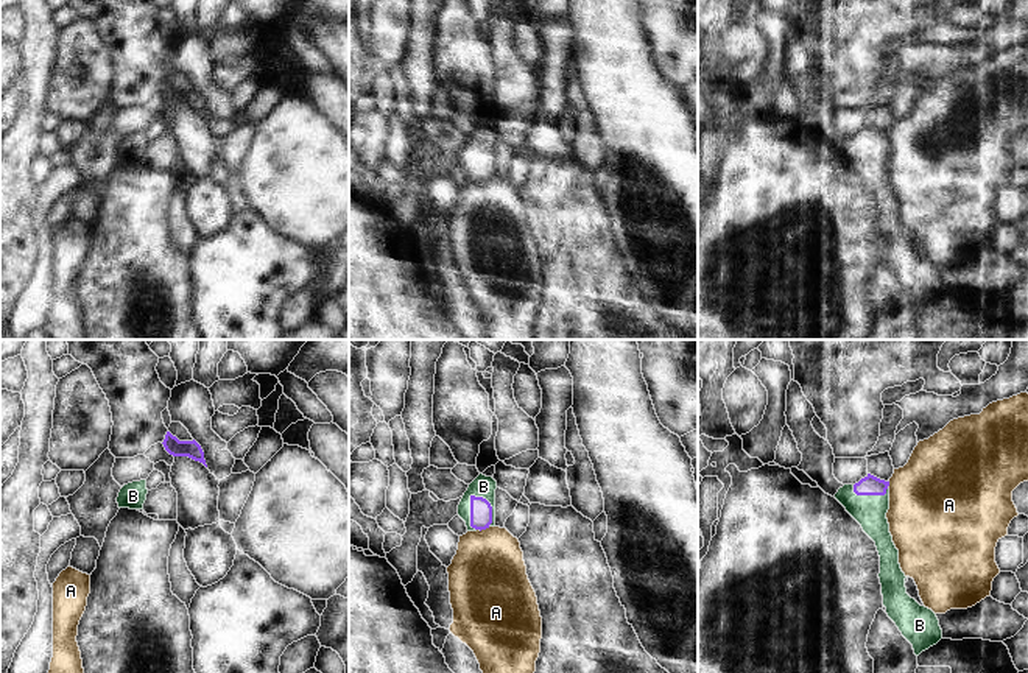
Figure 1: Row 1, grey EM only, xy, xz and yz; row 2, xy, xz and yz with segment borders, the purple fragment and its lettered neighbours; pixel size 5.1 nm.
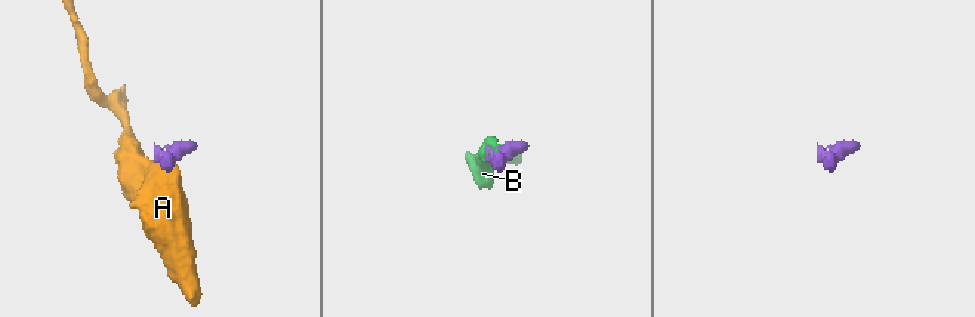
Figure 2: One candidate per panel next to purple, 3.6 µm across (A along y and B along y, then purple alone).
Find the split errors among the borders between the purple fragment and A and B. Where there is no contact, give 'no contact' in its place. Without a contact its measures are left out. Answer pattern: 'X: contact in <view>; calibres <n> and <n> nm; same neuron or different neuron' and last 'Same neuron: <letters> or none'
A: contact in xz; calibres 110 and 400 nm; different neuron
B: contact in xz; calibres 110 and 110 nm; same neuron
Same neuron: B

